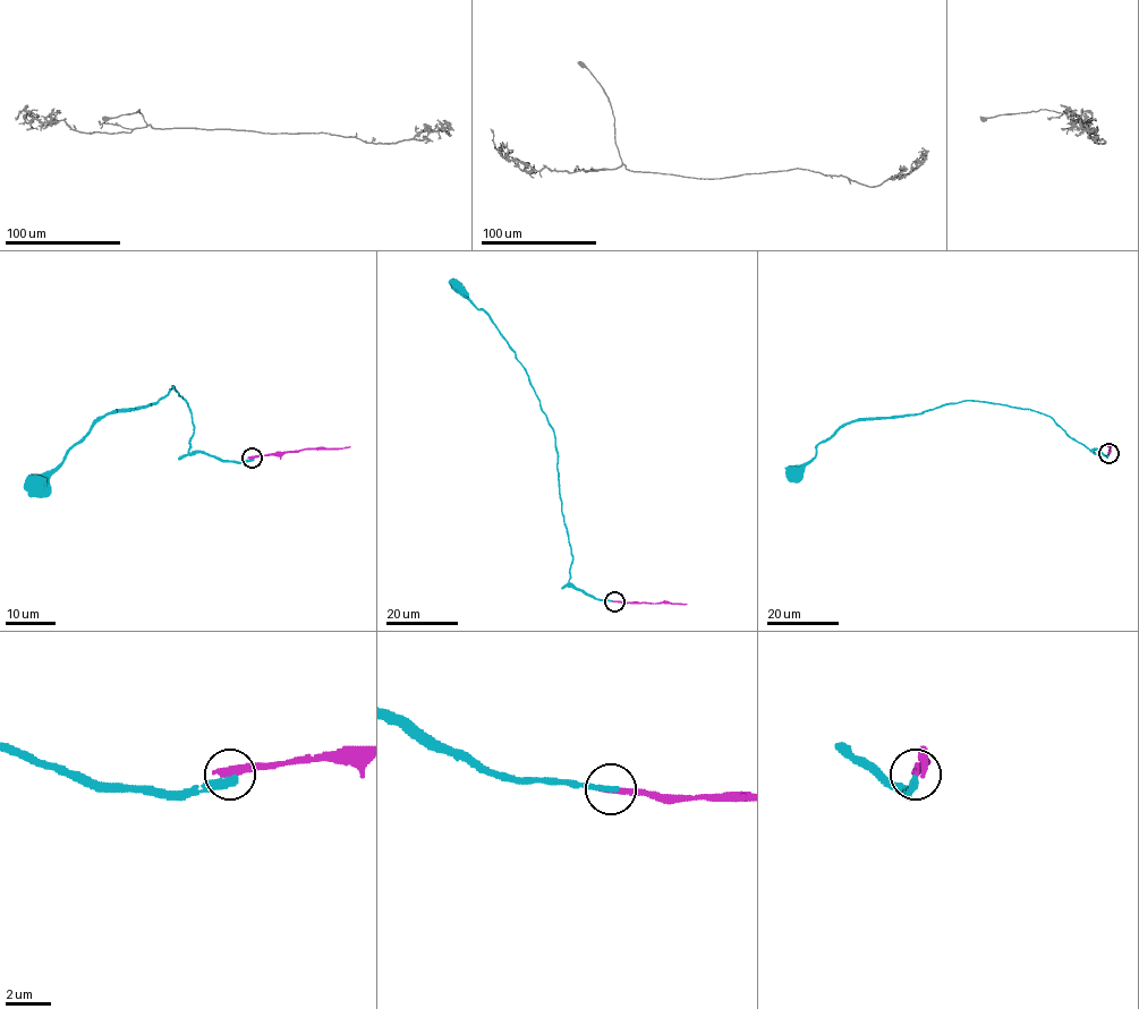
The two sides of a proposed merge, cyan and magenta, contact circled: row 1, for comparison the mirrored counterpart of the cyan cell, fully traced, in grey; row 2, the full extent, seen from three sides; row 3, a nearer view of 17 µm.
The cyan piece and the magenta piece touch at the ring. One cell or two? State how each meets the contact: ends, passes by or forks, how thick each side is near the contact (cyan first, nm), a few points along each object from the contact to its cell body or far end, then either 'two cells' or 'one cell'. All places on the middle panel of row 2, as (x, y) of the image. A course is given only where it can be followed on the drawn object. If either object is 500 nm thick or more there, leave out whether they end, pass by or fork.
cyan ends; magenta ends; calibres 280 and 320 nm; course cyan (614, 601), (597, 600), (568, 581), (571, 548), (559, 492), (554, 433), (515, 352), (489, 315), (457, 289); course magenta (614, 601), (687, 604); two cells

